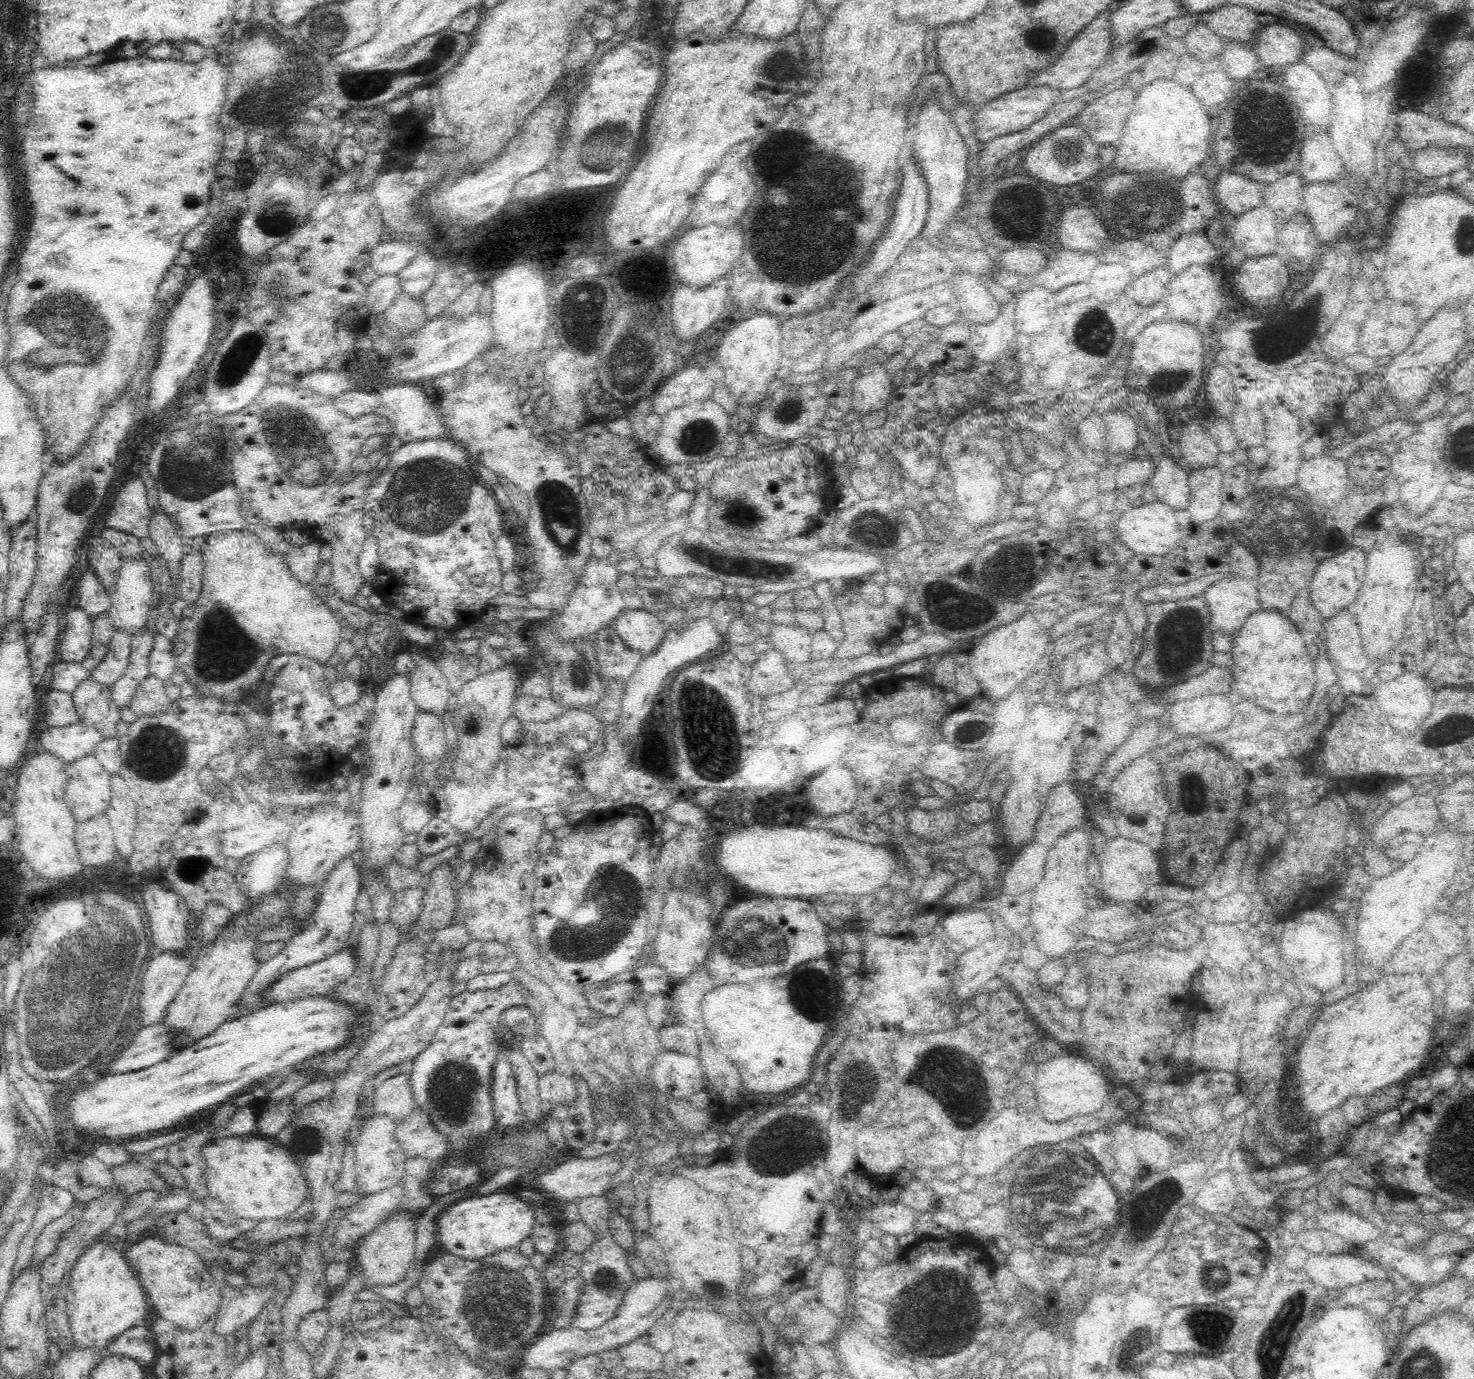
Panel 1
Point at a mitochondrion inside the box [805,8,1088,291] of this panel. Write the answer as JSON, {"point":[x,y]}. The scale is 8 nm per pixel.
{"point":[1039,37]}

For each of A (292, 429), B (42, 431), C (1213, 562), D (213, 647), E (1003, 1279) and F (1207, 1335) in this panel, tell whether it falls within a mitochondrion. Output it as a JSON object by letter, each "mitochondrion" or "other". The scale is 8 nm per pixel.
{"A":"mitochondrion","B":"other","C":"other","D":"mitochondrion","E":"other","F":"mitochondrion"}

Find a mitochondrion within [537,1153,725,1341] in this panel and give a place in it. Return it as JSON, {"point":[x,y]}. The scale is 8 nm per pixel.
{"point":[602,1280]}

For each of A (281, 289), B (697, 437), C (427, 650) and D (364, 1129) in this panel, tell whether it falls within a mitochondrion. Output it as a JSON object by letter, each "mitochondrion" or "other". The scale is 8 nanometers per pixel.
{"A":"mitochondrion","B":"mitochondrion","C":"other","D":"other"}

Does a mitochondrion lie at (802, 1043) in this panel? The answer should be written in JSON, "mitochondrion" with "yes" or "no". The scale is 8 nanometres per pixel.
{"mitochondrion":"no"}

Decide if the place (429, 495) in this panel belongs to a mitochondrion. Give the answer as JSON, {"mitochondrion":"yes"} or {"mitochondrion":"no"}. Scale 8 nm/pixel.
{"mitochondrion":"yes"}

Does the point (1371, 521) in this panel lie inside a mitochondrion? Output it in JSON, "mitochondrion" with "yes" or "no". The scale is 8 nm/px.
{"mitochondrion":"no"}

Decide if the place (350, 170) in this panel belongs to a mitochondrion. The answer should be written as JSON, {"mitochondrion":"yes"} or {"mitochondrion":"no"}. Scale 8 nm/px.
{"mitochondrion":"no"}

